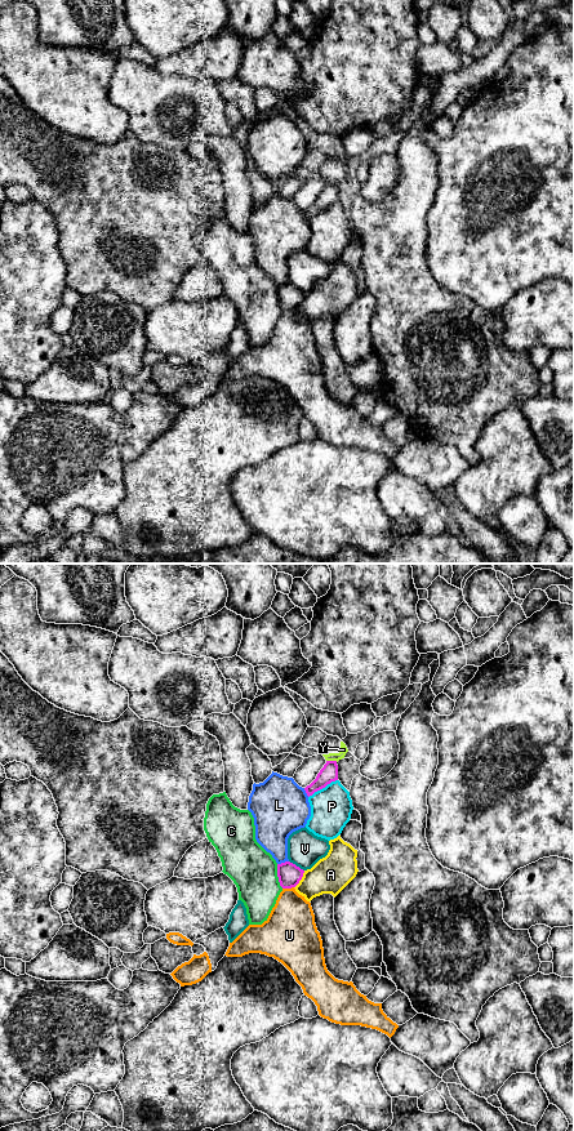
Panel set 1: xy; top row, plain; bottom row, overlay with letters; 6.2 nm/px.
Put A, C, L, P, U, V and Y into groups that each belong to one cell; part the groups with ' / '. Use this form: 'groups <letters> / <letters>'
groups A / C / L / P / U / V / Y

